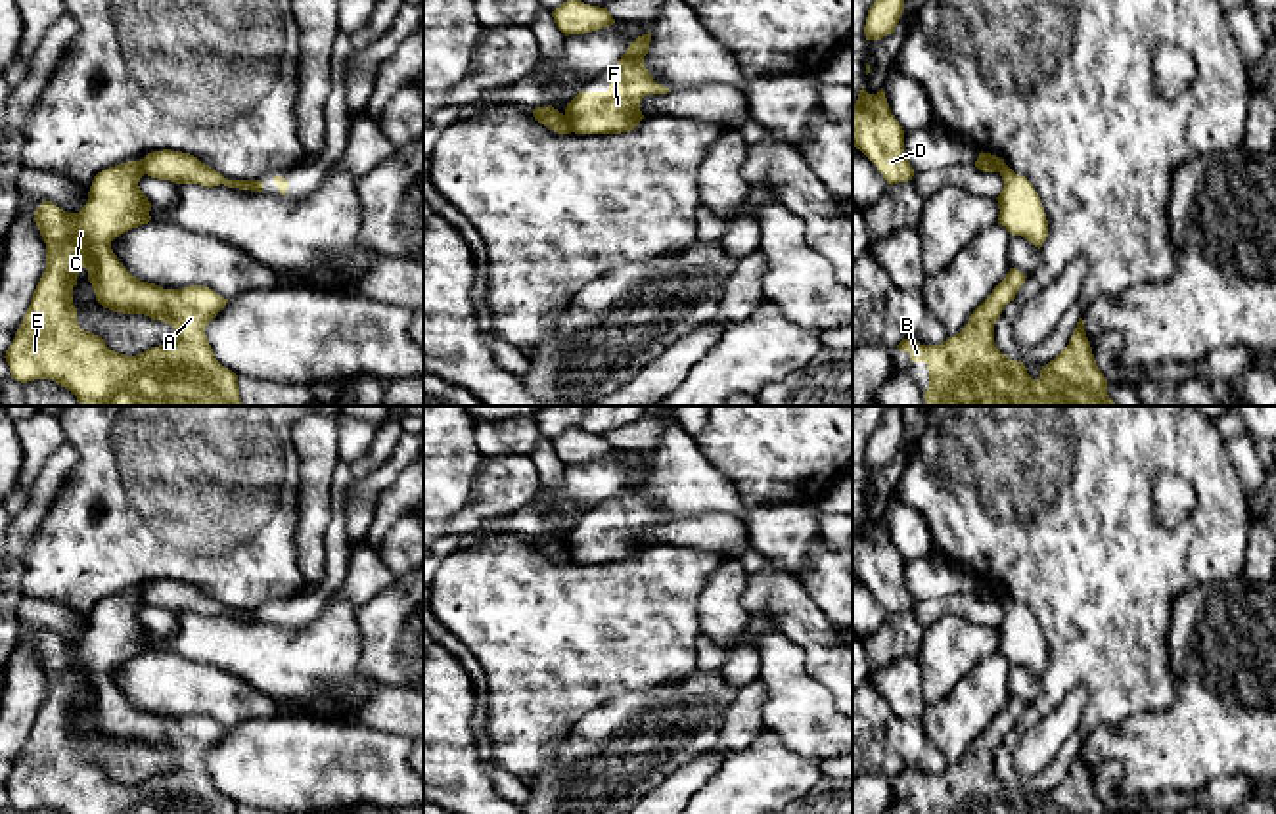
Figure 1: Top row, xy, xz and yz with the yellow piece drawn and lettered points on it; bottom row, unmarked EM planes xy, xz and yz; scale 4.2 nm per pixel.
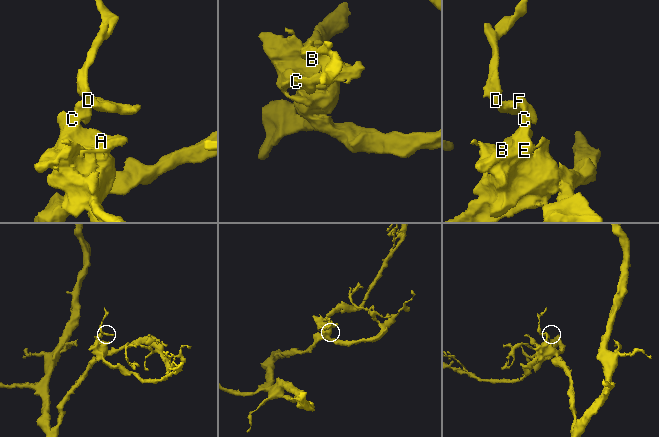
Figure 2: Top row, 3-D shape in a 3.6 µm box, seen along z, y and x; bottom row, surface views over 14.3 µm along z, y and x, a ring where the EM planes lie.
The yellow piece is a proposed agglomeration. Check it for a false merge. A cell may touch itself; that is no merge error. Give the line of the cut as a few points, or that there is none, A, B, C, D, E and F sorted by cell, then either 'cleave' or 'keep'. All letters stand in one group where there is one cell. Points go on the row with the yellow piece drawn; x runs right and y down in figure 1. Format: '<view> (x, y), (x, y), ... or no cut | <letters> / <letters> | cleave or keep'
xz (564, 115), (573, 131) | A B C E / D F | cleave

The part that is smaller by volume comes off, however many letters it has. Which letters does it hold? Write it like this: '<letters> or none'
D, F

